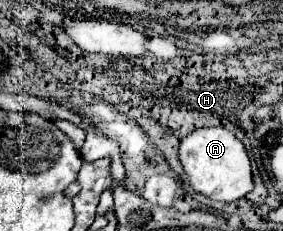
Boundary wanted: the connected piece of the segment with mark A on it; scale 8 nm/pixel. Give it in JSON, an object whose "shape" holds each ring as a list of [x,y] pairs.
{"shape":[[[224,127],[196,129],[188,137],[184,137],[182,145],[180,145],[180,161],[182,161],[184,171],[190,177],[190,185],[198,193],[202,193],[214,201],[232,203],[232,201],[246,197],[254,189],[248,153],[246,153],[242,141]]]}

